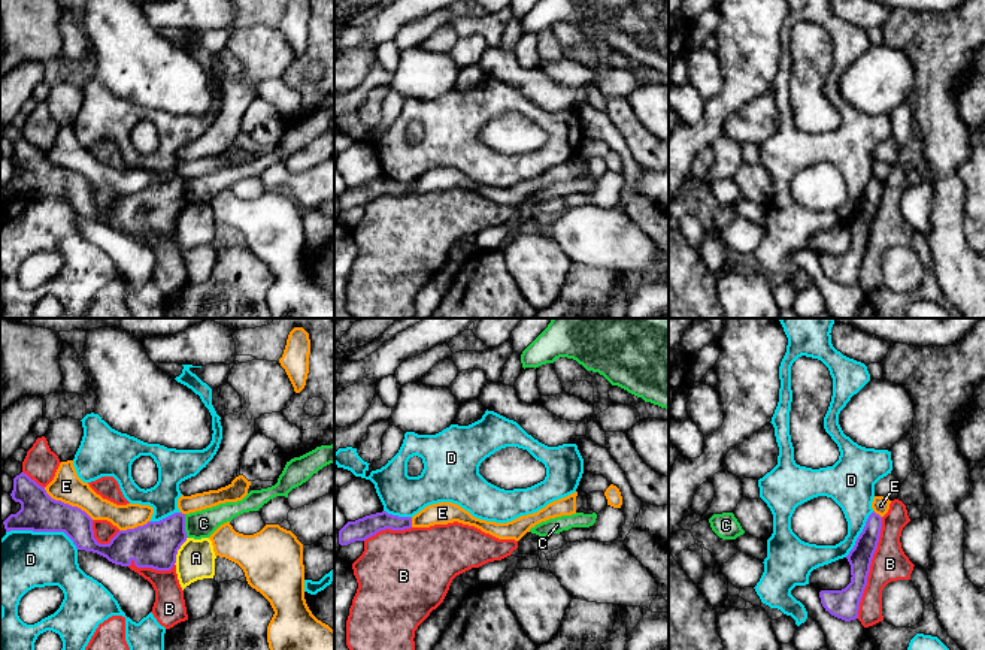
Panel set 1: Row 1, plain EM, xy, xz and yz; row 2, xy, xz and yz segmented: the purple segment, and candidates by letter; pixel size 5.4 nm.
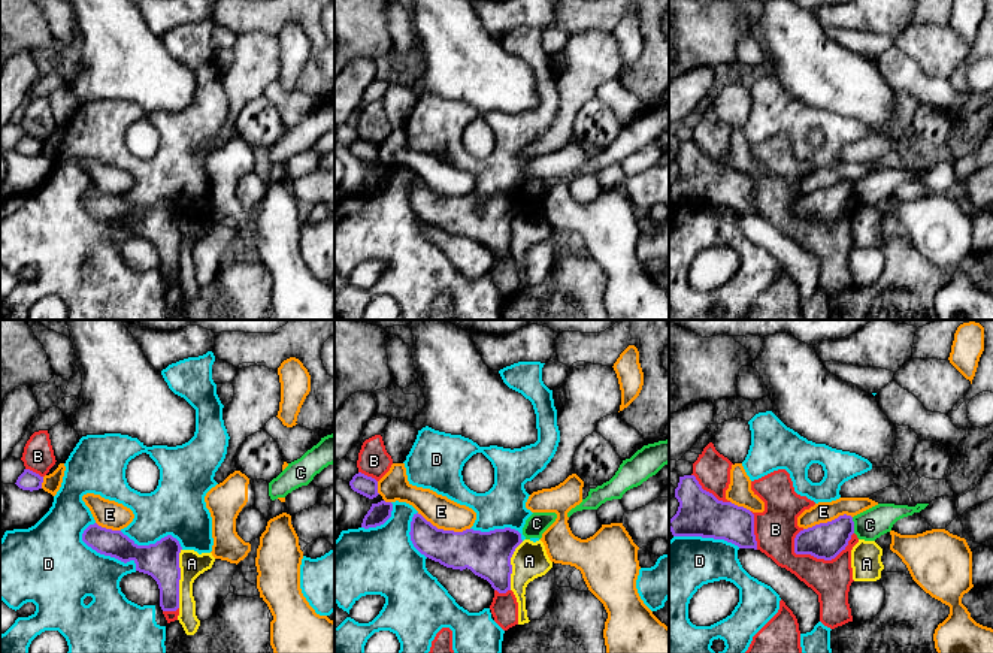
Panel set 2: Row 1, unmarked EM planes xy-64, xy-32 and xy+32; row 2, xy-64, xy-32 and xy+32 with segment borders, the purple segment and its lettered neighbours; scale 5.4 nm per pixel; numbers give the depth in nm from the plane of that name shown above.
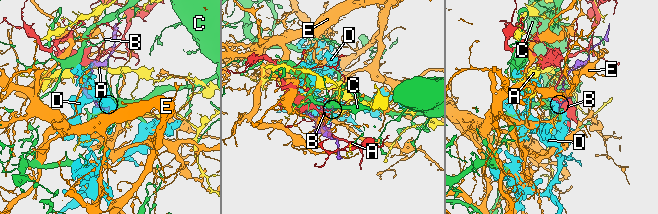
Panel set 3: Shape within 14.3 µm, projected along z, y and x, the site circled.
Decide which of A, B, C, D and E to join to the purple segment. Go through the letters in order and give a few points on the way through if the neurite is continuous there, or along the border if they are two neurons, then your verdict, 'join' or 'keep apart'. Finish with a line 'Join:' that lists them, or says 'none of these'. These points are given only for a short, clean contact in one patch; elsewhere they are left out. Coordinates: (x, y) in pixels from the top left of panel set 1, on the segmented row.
A: border along xy (187, 537), (173, 564); keep apart
B: keep apart
C: border along xy (184, 514), (184, 531), (188, 537); keep apart
D: keep apart
E: keep apart
Join: none of these

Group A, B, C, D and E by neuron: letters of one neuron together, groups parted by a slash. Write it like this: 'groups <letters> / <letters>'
groups A / B / C / D / E

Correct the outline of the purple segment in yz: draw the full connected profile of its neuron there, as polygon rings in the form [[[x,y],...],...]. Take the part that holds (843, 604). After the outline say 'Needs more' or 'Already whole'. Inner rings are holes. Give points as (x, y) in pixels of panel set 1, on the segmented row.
[[[875,511],[846,556],[851,565],[851,583],[842,590],[821,590],[821,604],[831,616],[851,622],[858,619],[860,602],[867,586],[873,554],[878,548],[882,517]]]. Already whole

